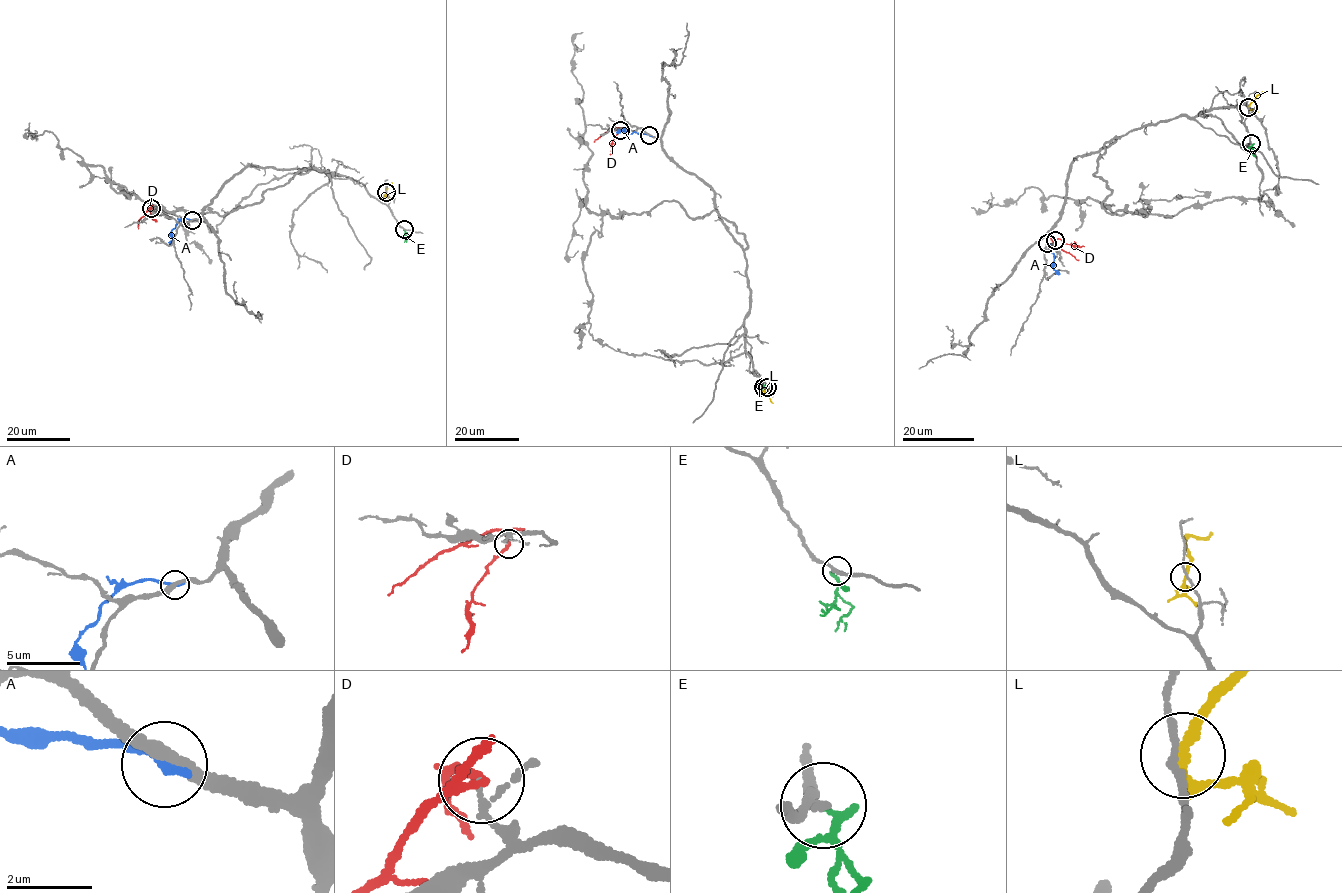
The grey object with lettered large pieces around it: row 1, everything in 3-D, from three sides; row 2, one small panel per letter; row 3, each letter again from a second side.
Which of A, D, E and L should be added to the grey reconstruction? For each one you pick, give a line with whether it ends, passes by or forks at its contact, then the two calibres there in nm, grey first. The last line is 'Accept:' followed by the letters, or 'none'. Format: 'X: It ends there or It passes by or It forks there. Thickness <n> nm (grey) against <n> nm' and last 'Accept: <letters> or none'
Accept: none

